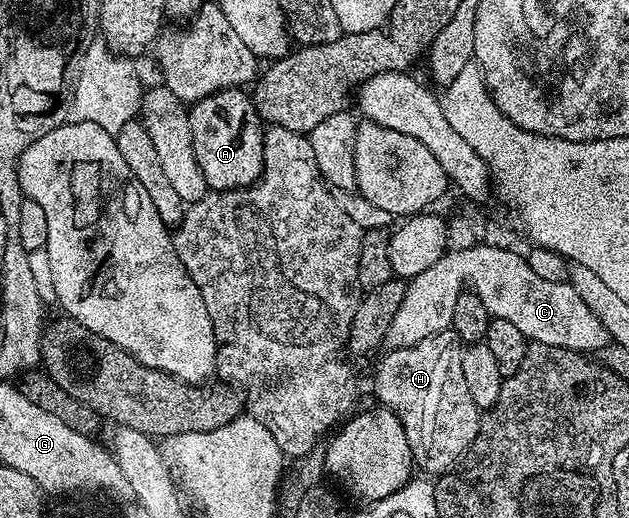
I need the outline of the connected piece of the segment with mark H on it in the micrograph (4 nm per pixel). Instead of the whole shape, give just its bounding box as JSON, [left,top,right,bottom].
[376,328,482,476]

